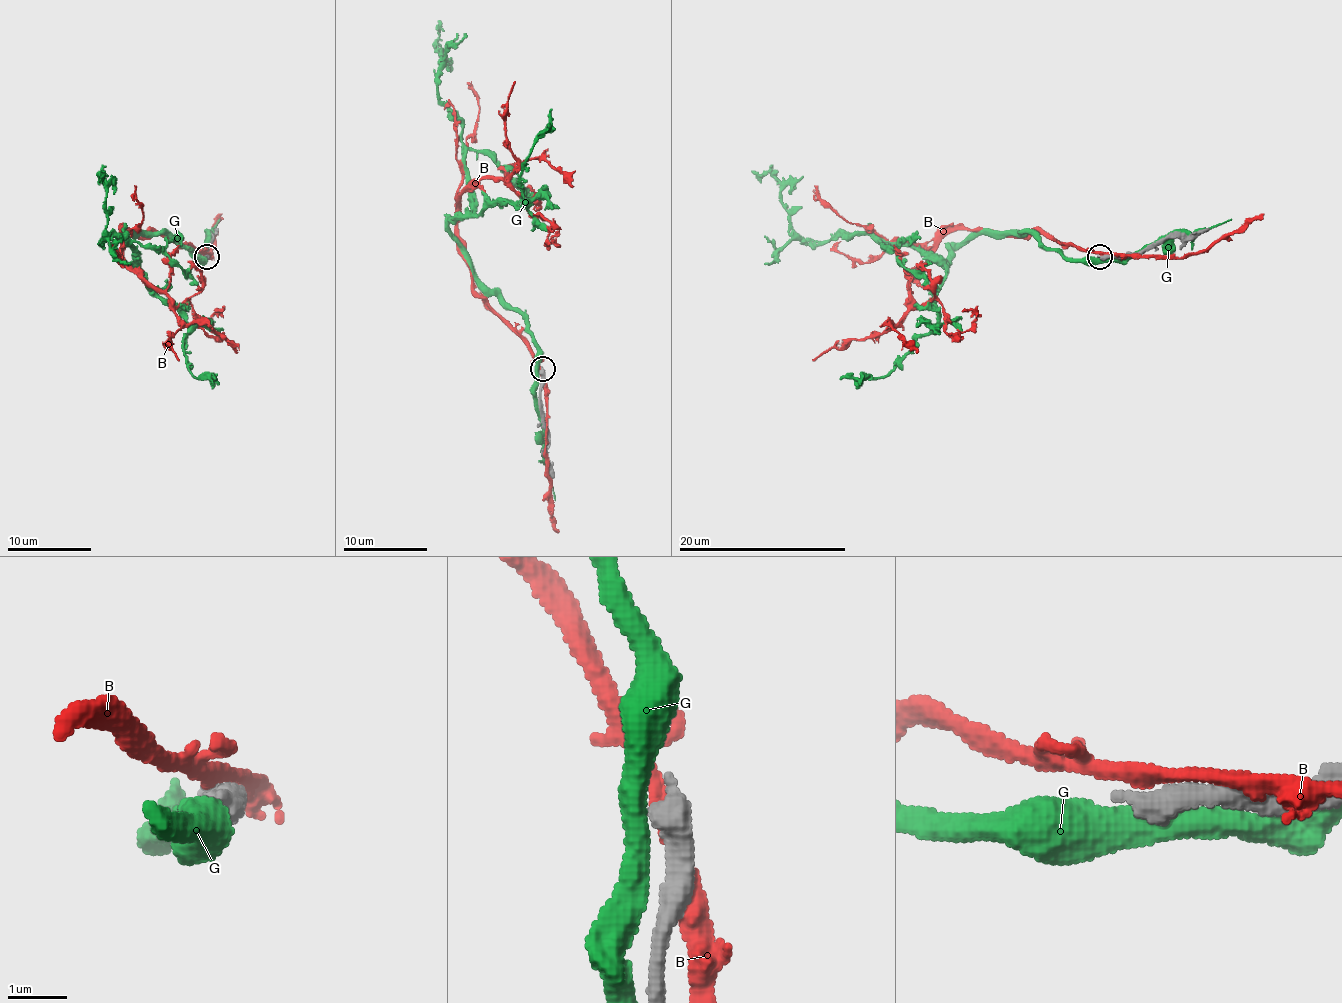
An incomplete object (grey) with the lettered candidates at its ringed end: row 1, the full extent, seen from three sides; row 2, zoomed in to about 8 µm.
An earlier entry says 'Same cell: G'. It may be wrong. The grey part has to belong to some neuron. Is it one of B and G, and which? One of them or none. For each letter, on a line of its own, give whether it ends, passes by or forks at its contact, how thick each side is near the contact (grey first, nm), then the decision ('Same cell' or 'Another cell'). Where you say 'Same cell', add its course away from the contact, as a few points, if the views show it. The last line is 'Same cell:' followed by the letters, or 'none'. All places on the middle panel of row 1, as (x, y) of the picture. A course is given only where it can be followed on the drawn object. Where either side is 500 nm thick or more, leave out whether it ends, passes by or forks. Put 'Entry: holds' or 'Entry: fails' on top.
Entry: fails
B: It passes by. Thickness 400 nm (grey) against 320 nm. Another cell
G: Thickness 500 nm (grey) against 440 nm. Another cell
Same cell: none

